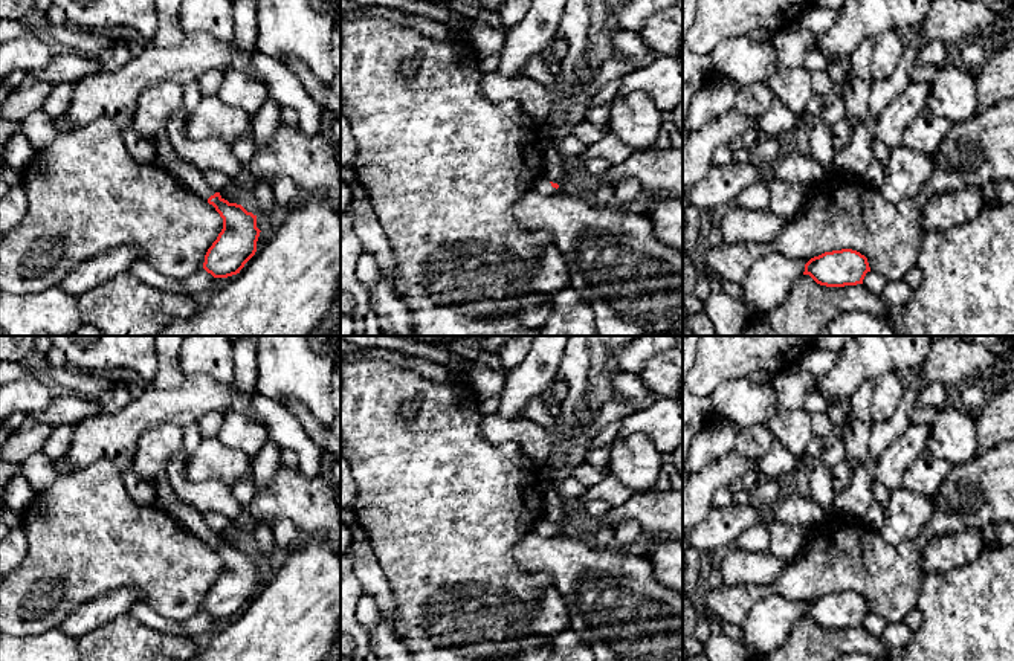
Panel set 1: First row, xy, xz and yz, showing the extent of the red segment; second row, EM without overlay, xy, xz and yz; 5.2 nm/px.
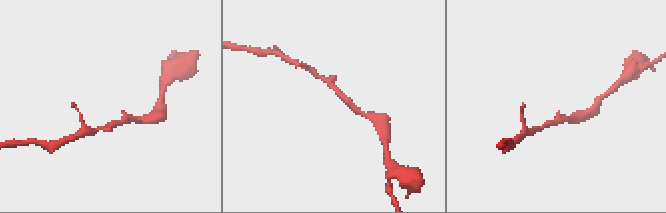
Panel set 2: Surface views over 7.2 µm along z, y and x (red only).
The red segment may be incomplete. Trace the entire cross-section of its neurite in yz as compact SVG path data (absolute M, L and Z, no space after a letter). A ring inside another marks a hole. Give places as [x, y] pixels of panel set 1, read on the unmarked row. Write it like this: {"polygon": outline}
{"polygon": "M841 591L811 600L805 606L803 617L809 617L820 627L844 629L863 626L867 614L870 609L864 597L852 591Z"}

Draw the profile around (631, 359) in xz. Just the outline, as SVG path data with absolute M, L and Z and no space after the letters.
M637 336L617 351L617 362L623 372L638 374L654 356L677 348L677 336Z

